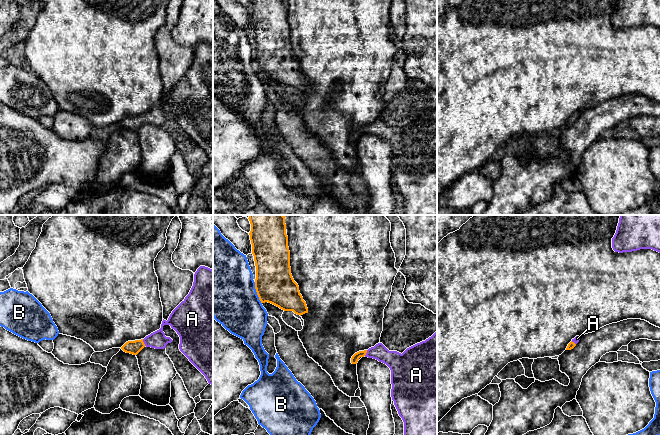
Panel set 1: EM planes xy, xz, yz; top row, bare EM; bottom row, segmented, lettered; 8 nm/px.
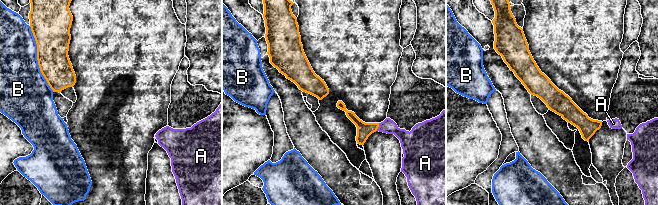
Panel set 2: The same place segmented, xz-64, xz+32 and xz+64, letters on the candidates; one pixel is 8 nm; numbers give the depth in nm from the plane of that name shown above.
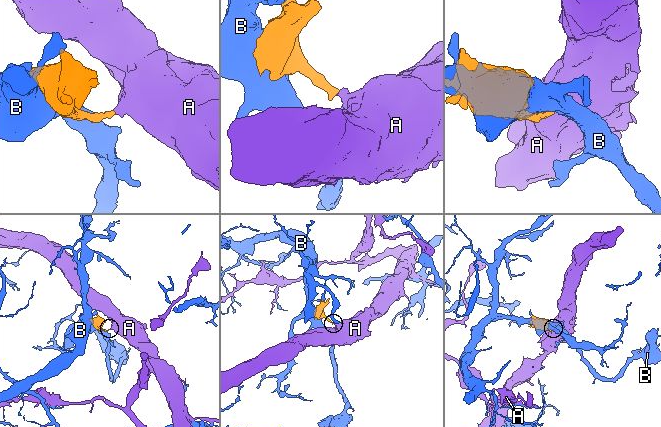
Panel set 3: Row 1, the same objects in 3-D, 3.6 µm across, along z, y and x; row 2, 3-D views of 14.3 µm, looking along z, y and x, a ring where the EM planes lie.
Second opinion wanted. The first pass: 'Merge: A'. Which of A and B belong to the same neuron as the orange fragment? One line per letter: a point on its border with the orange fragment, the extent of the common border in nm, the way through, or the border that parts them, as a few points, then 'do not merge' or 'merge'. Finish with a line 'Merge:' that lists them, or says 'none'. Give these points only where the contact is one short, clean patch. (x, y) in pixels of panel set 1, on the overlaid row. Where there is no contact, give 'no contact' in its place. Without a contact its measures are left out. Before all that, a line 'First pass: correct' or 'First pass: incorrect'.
First pass: correct
A: xy (143, 342) | 60 nm | across xy (133, 347), (143, 342), (158, 340) | merge
B: xz (257, 293) | 190 nm | do not merge
Merge: A

